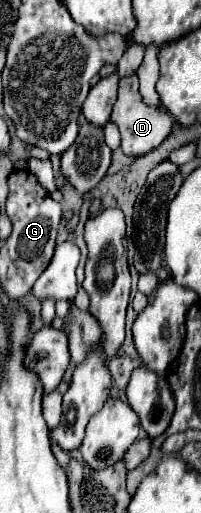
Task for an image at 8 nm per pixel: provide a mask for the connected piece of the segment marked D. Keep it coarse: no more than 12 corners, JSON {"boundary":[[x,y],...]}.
{"boundary":[[122,77],[110,121],[122,151],[140,157],[158,147],[174,121],[148,107],[138,77]]}

